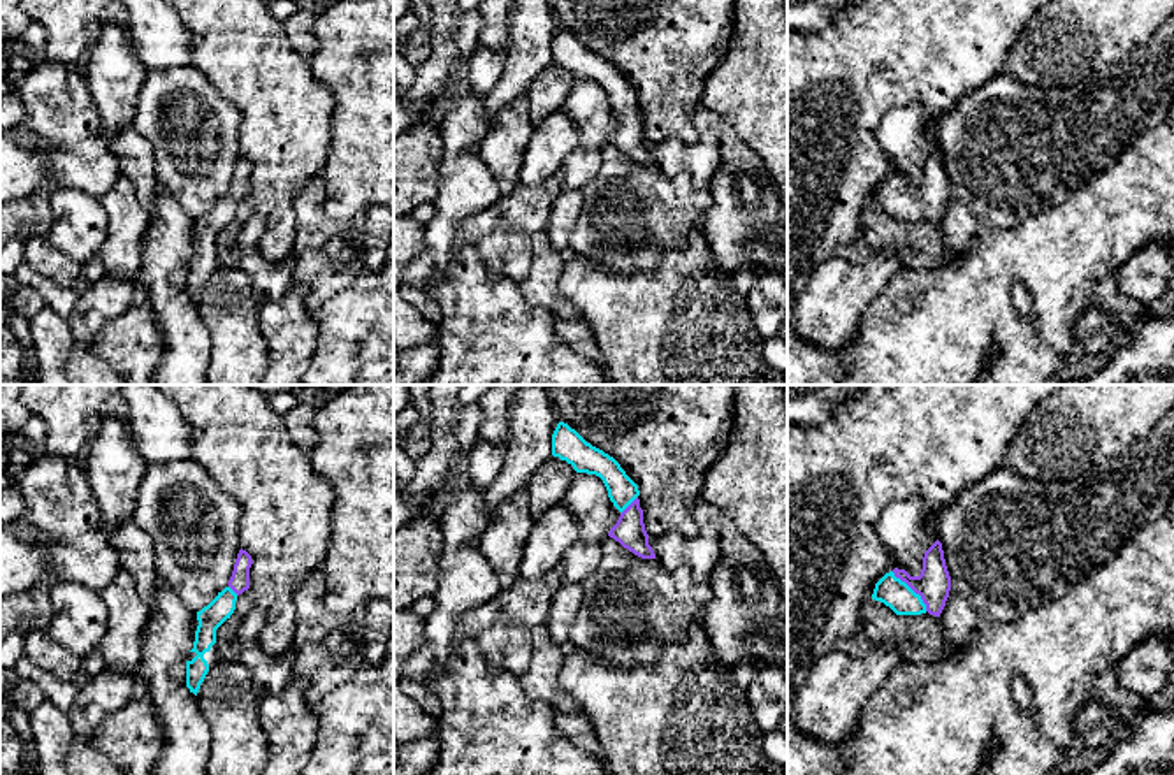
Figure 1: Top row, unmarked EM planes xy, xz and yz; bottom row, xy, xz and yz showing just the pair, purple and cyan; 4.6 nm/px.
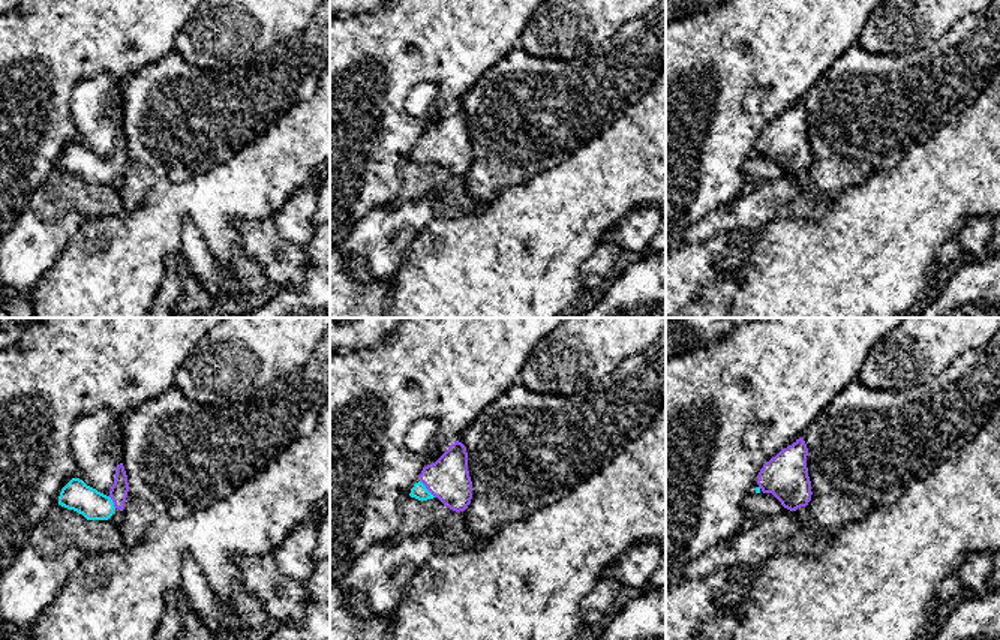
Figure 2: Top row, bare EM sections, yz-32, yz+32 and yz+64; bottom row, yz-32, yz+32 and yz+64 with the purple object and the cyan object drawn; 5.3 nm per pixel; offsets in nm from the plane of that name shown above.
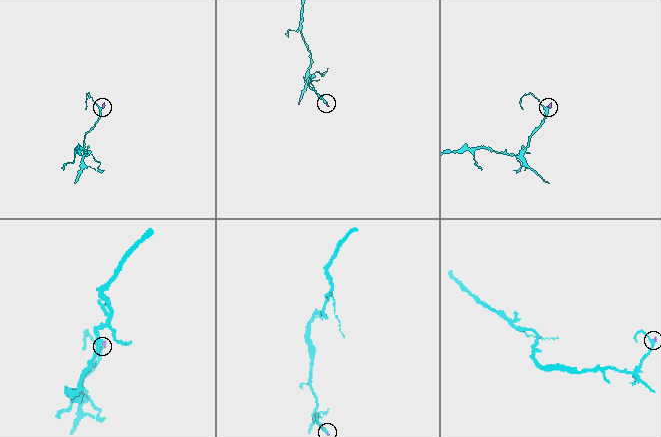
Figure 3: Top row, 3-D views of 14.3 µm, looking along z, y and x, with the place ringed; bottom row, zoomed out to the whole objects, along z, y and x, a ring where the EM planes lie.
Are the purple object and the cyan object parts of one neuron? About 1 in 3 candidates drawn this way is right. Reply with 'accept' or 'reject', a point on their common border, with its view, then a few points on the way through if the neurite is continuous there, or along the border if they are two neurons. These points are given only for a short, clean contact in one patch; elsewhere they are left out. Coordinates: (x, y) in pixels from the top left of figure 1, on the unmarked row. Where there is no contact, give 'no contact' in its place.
accept | yz (913, 195) | across yz (934, 190), (928, 195), (913, 195), (891, 197)

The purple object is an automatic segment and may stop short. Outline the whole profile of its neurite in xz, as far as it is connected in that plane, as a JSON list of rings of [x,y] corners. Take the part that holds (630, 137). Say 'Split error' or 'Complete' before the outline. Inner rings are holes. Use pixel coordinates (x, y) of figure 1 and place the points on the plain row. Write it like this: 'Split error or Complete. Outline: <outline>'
Split error. Outline: [[[559,28],[552,40],[552,62],[571,70],[576,79],[599,83],[610,107],[620,118],[608,142],[641,165],[656,165],[643,130],[638,91],[626,81],[620,70],[587,49],[564,28]]]

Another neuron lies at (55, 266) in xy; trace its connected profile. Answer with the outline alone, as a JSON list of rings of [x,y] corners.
[[[33,235],[25,241],[25,260],[46,279],[70,286],[81,278],[81,262],[56,250],[46,235]]]

